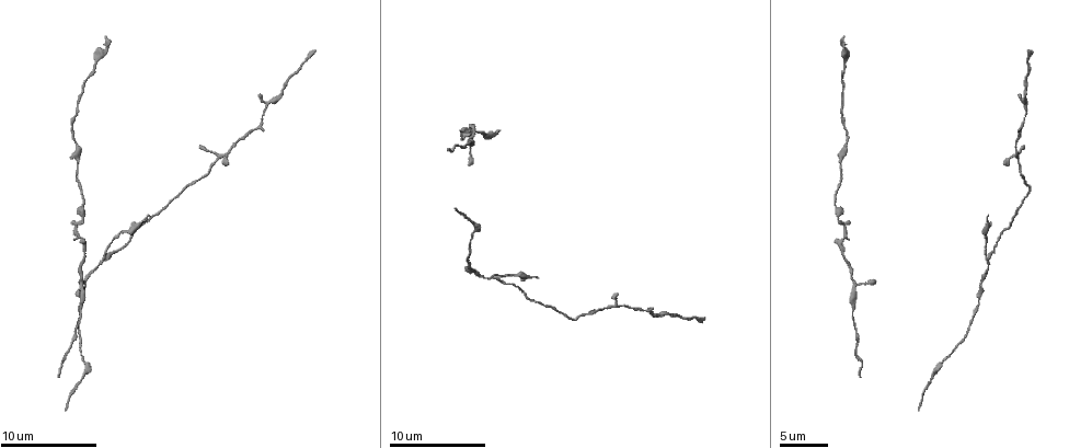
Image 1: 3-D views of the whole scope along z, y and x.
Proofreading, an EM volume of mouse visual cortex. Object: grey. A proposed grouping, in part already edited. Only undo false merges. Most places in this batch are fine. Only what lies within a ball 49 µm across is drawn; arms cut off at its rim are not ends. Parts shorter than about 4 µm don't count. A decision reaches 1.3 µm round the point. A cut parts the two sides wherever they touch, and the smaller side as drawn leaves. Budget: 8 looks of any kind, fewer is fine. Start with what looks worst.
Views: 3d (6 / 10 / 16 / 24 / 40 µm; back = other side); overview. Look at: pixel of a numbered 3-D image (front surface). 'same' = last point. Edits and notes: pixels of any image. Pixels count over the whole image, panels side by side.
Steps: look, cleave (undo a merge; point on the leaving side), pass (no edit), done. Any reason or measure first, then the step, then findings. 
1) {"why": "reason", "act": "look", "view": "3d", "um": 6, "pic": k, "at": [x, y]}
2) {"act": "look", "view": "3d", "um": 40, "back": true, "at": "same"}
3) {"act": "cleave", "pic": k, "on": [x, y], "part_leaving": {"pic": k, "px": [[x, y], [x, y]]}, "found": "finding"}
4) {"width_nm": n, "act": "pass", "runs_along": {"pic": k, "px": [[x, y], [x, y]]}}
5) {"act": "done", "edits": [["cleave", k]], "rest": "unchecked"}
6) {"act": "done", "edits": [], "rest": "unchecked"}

{"act": "look", "view": "3d", "um": 10, "pic": 1, "at": [495, 279]}

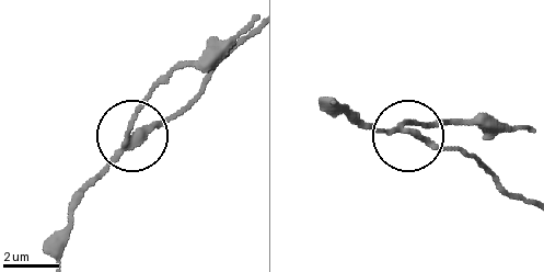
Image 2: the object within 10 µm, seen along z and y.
{"act": "cleave", "pic": 2, "on": [136, 111], "part_leaving": {"pic": 2, "px": [[124, 149], [132, 116], [173, 74], [208, 64], [251, 24]]}, "found": "a second neuron is stuck on"}

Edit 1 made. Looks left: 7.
{"why": "see it whole again", "act": "look", "view": "overview"}

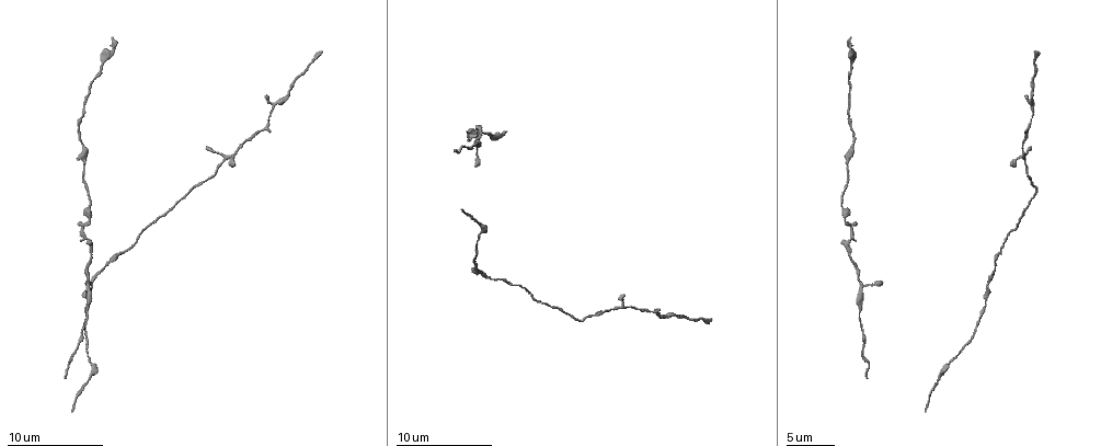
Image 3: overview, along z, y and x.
{"why": "two arms in line, one across", "act": "look", "view": "3d", "um": 10, "pic": 3, "at": [221, 162]}

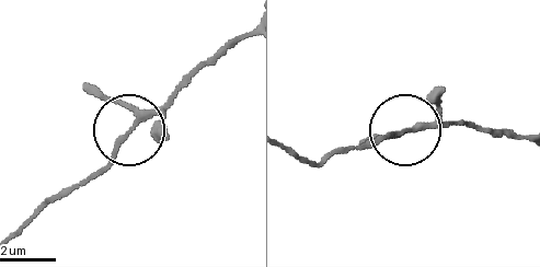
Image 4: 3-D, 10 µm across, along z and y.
{"act": "look", "view": "3d", "um": 6, "pic": 4, "at": [130, 133]}

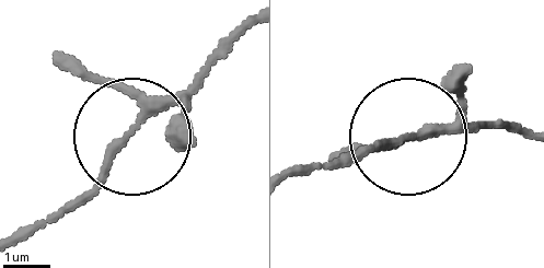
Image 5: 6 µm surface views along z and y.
{"act": "pass", "runs_along": {"pic": 5, "px": [[292, 174], [456, 127], [523, 127]]}, "found": "all the same neuron"}

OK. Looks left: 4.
{"why": "three-way junction", "act": "look", "view": "3d", "um": 6, "pic": 3, "at": [663, 318]}

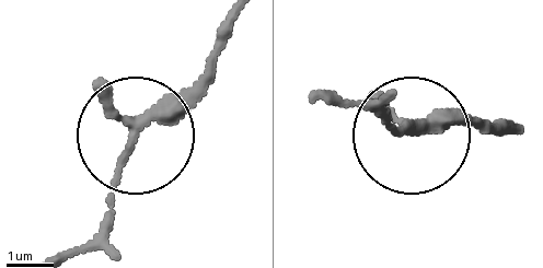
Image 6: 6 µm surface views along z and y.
{"arms": 3, "act": "pass", "found": "all the same neuron"}

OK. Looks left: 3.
{"why": "sudden change in width", "act": "look", "view": "3d", "um": 10, "pic": 3, "at": [88, 290]}

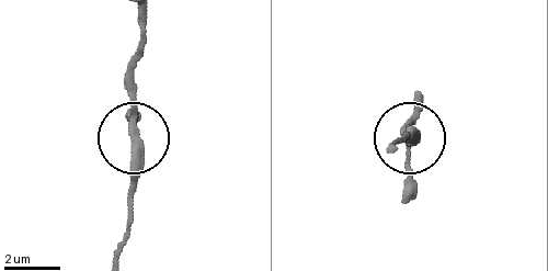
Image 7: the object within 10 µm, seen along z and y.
{"arms": 3, "act": "pass", "found": "continuous, no second neuron"}

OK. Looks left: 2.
{"act": "done", "edits": [["cleave", 2]], "rest": "unchecked"}

